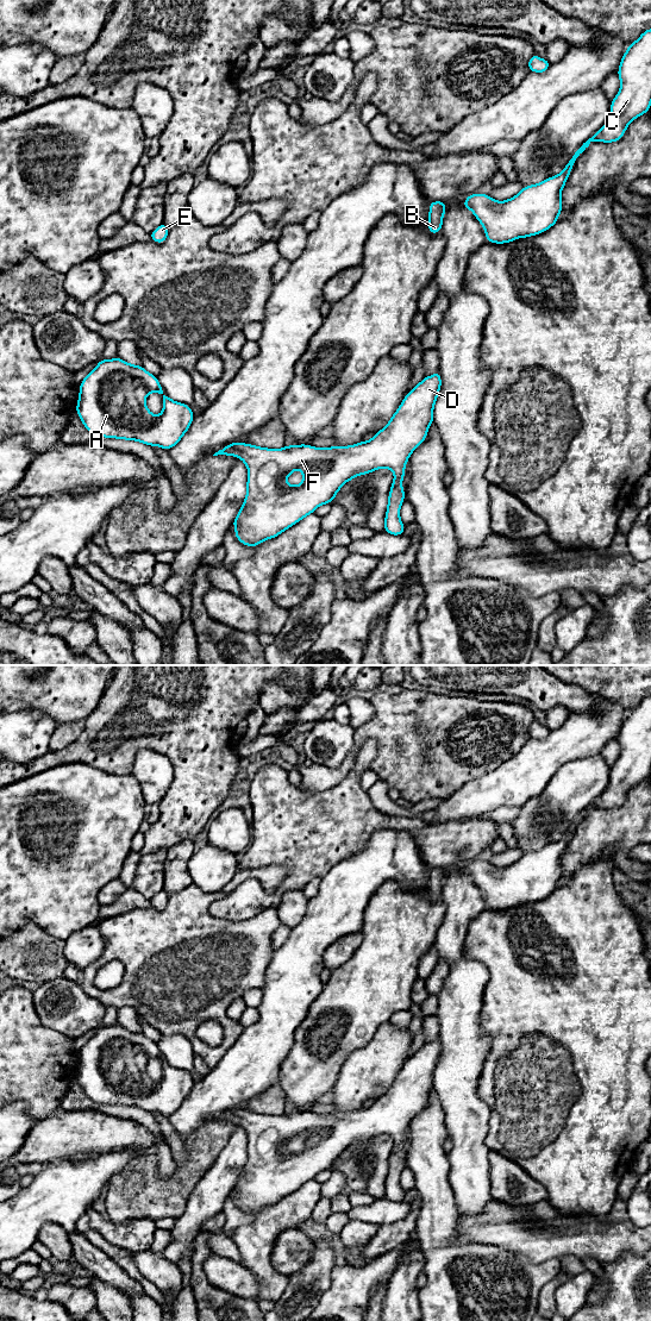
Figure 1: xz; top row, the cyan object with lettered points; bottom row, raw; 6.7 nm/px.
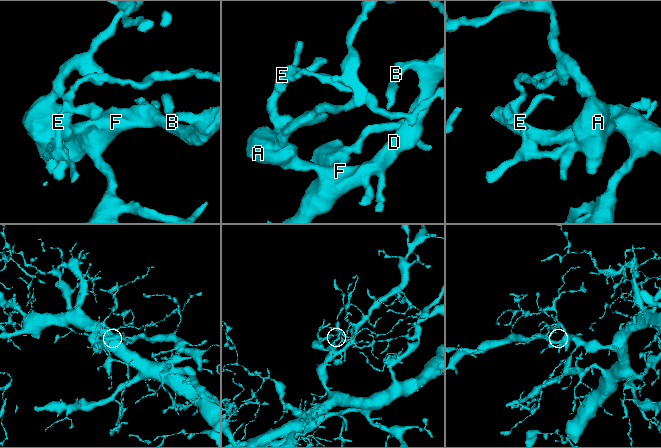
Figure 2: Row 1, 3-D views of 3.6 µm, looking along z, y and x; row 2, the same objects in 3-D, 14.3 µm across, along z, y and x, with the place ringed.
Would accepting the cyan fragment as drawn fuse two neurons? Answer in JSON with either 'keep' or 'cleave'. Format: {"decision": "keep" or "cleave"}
{"decision": "keep"}

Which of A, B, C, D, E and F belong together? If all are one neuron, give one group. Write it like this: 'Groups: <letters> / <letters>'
Groups: A B C D E F

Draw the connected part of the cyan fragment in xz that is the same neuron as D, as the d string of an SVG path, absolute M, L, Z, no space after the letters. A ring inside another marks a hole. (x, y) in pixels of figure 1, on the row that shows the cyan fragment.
M439 370L424 377L405 396L388 425L368 442L331 447L300 444L282 449L238 442L215 452L213 456L240 458L249 471L246 496L232 522L236 538L250 547L276 538L319 506L331 503L348 481L383 468L394 472L384 532L401 536L406 528L400 519L405 468L433 424L440 387ZM296 469L302 470L302 483L288 484L287 477Z

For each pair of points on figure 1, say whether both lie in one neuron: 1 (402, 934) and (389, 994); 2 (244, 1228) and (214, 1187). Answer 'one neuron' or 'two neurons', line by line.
1: one neuron
2: two neurons

